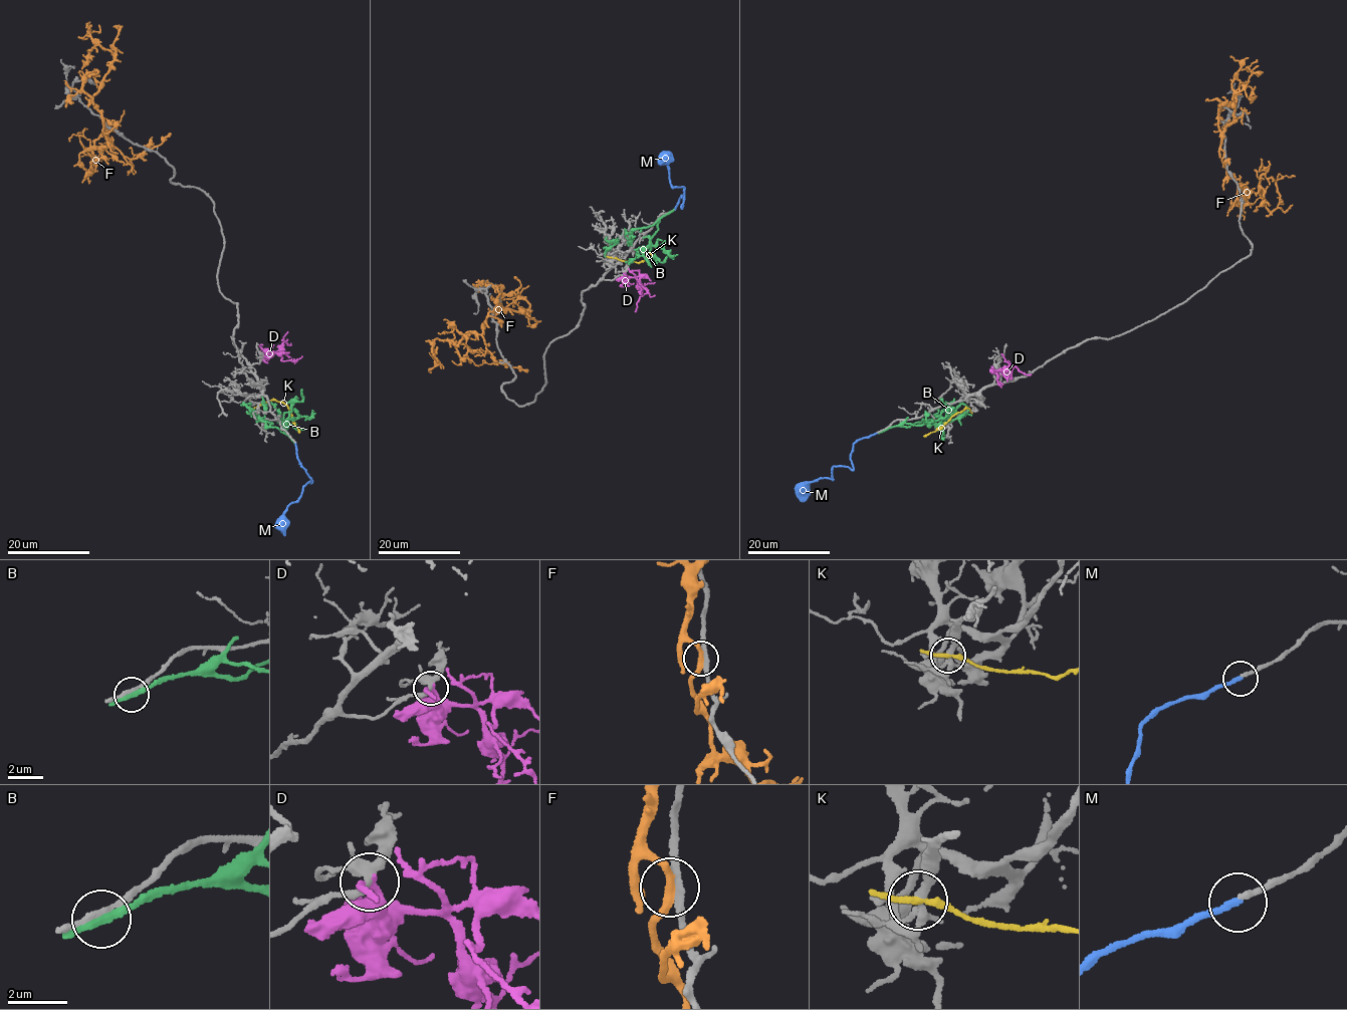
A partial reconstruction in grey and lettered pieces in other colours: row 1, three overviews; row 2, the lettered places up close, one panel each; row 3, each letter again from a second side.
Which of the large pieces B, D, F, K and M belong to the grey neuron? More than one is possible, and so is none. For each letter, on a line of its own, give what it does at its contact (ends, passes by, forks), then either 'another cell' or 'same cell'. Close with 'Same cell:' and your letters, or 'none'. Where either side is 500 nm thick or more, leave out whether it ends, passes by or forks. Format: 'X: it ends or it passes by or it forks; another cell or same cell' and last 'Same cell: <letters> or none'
B: it passes by; another cell
D: it passes by; another cell
F: it passes by; another cell
K: it passes by; another cell
M: it ends; same cell
Same cell: M

